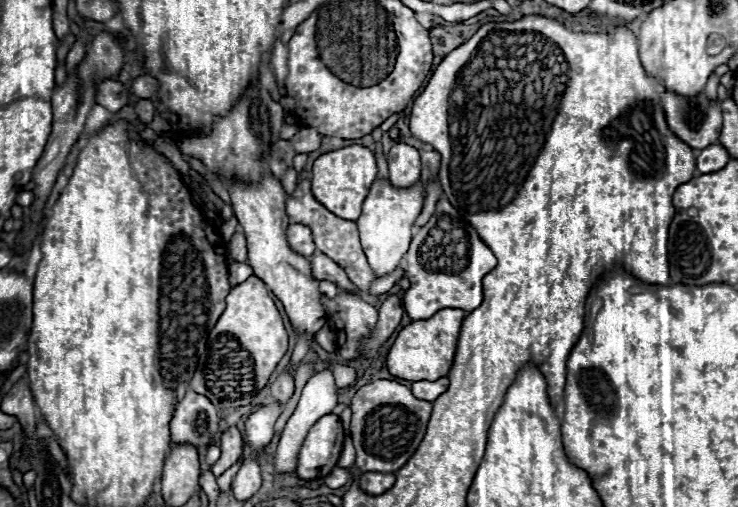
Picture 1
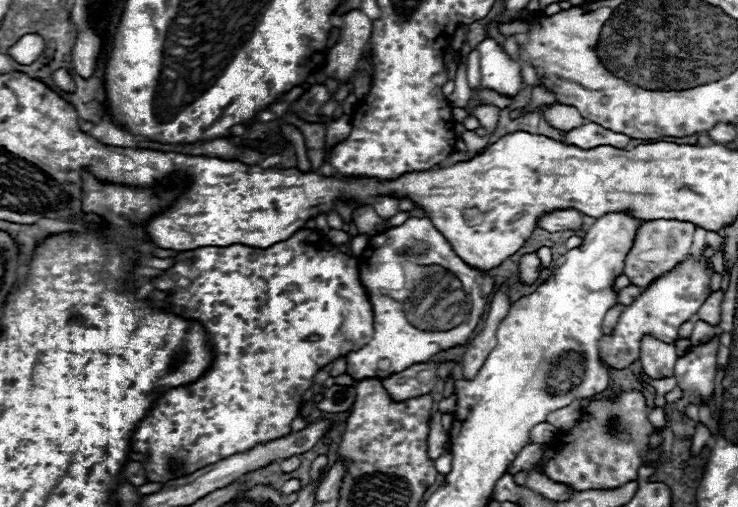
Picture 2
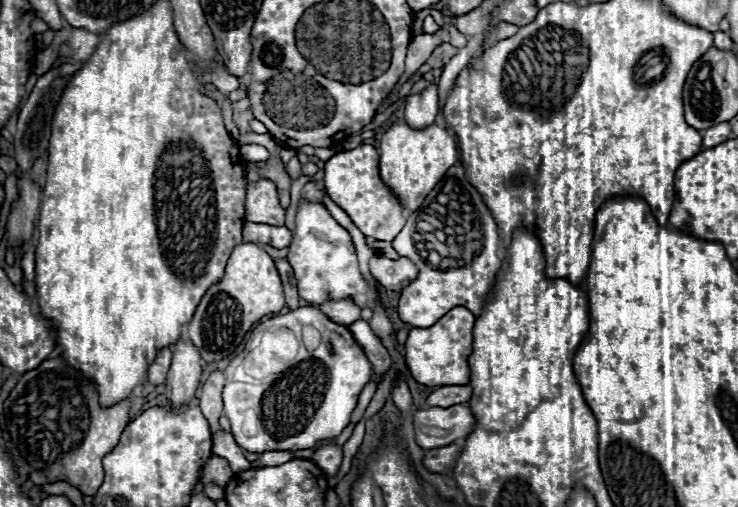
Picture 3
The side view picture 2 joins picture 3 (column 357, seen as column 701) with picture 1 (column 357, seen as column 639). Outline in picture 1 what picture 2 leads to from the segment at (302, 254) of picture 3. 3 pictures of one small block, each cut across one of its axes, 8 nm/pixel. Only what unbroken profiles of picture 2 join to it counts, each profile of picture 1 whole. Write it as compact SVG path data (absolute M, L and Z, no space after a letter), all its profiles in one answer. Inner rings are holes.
M340 292L334 300L322 296L322 304L340 334L338 356L346 362L354 360L360 352L360 340L370 336L378 322L378 310L360 296L348 292Z

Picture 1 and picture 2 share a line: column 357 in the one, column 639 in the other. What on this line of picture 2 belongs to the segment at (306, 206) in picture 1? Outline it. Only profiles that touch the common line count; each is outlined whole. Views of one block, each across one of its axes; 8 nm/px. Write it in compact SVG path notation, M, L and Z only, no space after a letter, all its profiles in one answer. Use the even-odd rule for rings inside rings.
M648 220L648 222L644 222L636 232L630 252L626 254L624 274L630 278L632 284L636 284L644 290L652 280L656 280L660 274L674 268L678 262L682 262L690 254L692 234L694 234L692 222L680 222L680 220Z

